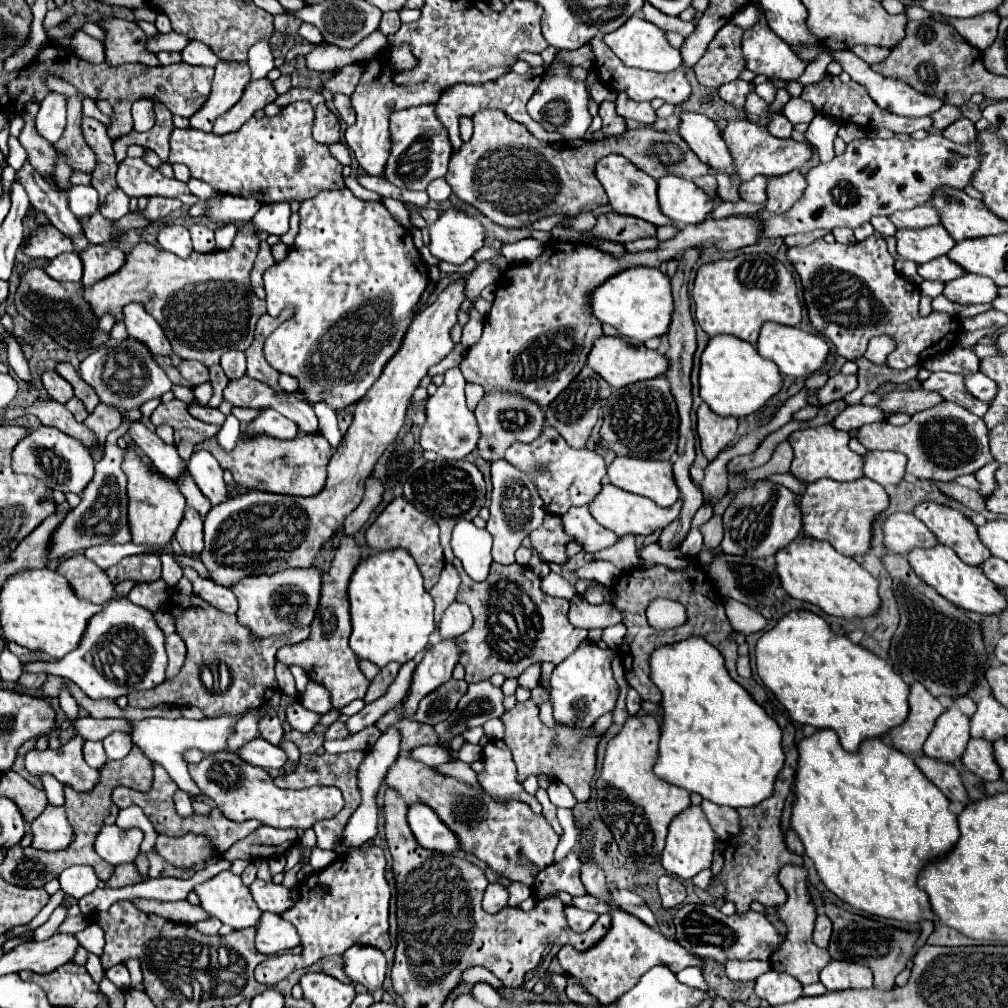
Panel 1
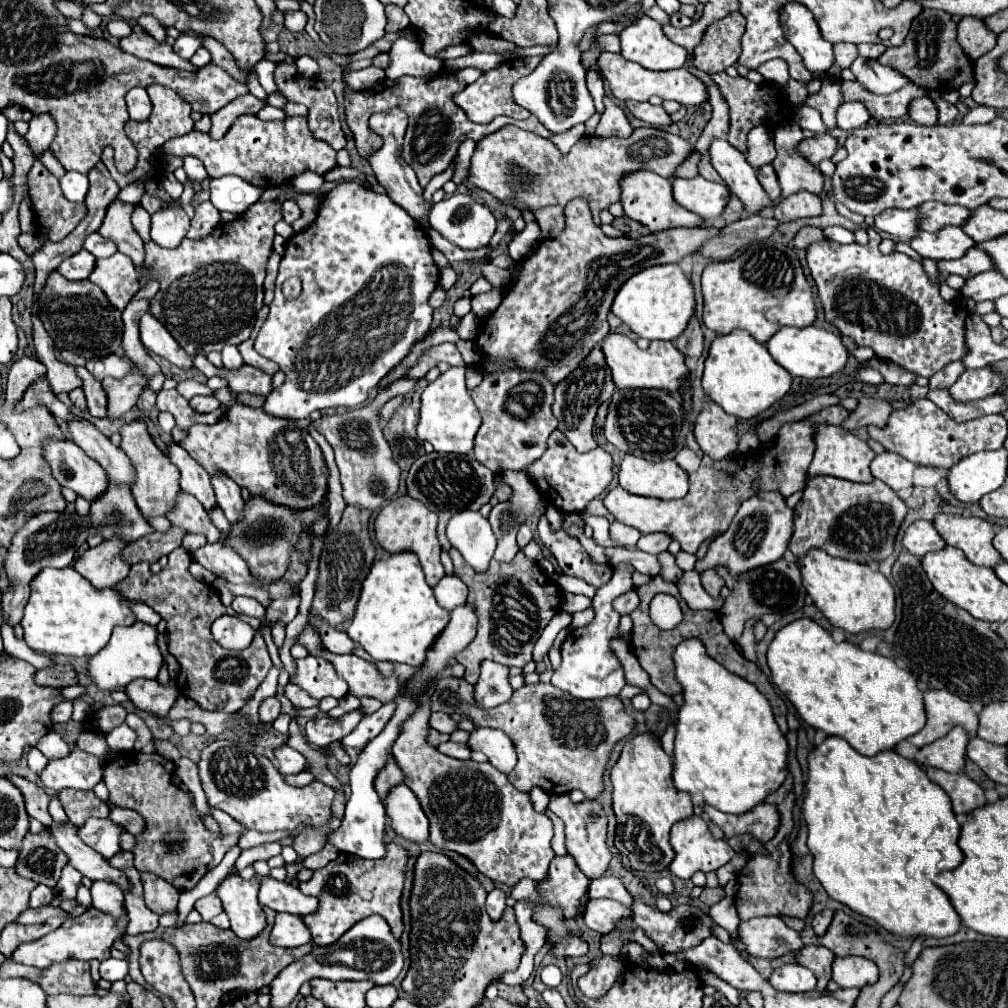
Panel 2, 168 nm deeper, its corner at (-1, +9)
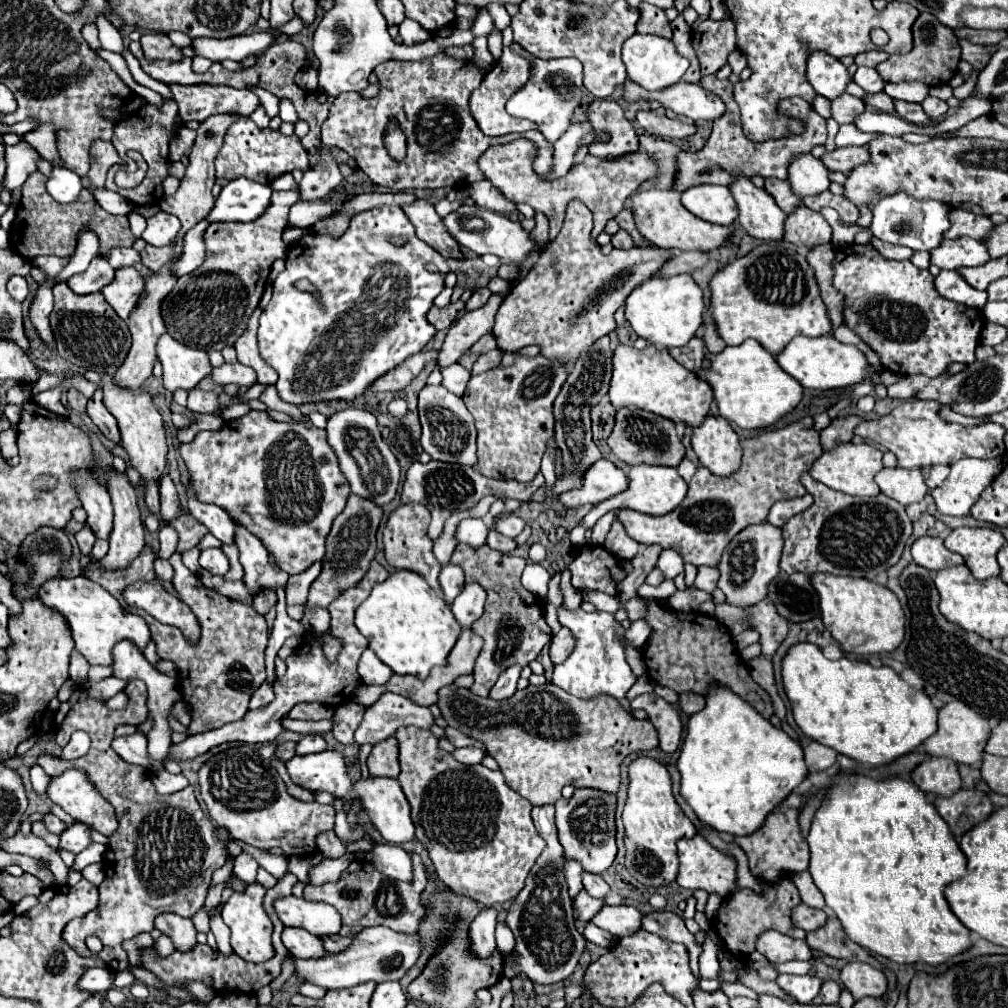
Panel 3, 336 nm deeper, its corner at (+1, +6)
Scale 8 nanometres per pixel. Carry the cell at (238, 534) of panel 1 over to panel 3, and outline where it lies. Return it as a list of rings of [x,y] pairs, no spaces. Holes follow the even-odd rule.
[[[264,590],[260,594],[254,596],[254,602],[252,602],[252,608],[260,614],[260,616],[266,616],[268,610],[276,604],[276,592],[272,590]]]

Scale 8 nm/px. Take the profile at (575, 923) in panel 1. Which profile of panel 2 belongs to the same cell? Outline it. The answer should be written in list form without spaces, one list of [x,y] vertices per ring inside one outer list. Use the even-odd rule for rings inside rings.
[[[590,899],[584,907],[582,919],[590,929],[604,935],[604,933],[608,933],[608,927],[612,927],[612,923],[616,923],[616,919],[622,919],[622,915],[632,915],[632,913],[628,907],[624,907],[612,899]]]

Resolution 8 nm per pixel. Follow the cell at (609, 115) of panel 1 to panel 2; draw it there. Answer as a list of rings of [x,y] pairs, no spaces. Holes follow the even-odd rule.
[[[604,97],[604,113],[600,117],[600,123],[596,127],[596,135],[598,137],[628,137],[632,133],[632,125],[628,123],[622,107],[616,105],[616,101],[612,97]]]

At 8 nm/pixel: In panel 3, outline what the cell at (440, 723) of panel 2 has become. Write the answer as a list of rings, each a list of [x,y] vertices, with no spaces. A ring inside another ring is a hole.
[[[386,692],[374,704],[366,706],[362,724],[356,730],[356,744],[378,744],[396,734],[400,726],[430,728],[434,724],[432,712],[412,700]]]

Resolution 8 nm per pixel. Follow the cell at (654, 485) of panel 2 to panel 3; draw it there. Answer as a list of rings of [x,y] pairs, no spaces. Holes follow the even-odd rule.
[[[638,464],[638,466],[632,466],[630,474],[630,488],[602,504],[598,504],[596,508],[592,508],[586,516],[584,516],[584,526],[576,526],[572,532],[570,532],[570,542],[572,546],[586,546],[585,532],[586,526],[592,528],[596,524],[596,520],[604,514],[604,512],[610,512],[610,510],[622,510],[622,508],[630,508],[630,510],[636,510],[636,512],[642,512],[642,514],[648,514],[648,516],[664,516],[668,512],[672,512],[686,496],[686,482],[678,476],[676,468],[666,468],[666,466],[646,466],[646,464]]]

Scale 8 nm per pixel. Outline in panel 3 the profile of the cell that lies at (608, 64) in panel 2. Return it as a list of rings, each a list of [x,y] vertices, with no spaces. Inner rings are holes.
[[[630,80],[624,82],[624,92],[626,100],[634,102],[638,98],[648,98],[648,100],[658,100],[664,108],[670,108],[674,114],[688,116],[690,120],[716,120],[726,112],[726,106],[722,98],[712,94],[710,90],[702,88],[700,84],[688,84],[688,82],[678,82],[670,86],[670,90],[660,90],[658,94],[646,94],[646,90],[638,90]]]

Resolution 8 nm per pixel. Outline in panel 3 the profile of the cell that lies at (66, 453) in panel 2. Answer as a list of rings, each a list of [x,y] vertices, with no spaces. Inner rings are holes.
[[[74,470],[74,484],[80,492],[82,506],[88,512],[86,524],[90,526],[96,538],[108,540],[112,532],[112,516],[114,516],[108,490],[102,484],[94,482],[90,474],[86,474],[86,470]]]

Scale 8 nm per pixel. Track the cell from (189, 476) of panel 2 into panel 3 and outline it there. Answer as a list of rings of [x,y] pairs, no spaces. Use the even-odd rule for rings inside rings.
[[[188,494],[188,508],[194,514],[194,518],[198,516],[198,522],[202,522],[218,540],[222,540],[224,544],[234,544],[236,524],[226,512],[222,512],[222,508],[202,504],[194,498],[194,494]]]

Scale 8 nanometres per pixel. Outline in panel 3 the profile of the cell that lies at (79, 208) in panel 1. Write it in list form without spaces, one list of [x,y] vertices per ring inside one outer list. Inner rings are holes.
[[[54,166],[52,168],[52,174],[48,176],[46,190],[48,190],[48,194],[56,202],[70,204],[70,202],[74,202],[74,198],[78,198],[80,190],[82,190],[80,176],[76,172],[72,172],[72,170],[68,170],[68,168]]]

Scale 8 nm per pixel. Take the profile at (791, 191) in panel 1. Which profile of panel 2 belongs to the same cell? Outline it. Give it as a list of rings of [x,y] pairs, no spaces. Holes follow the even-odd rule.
[[[804,189],[786,199],[780,199],[780,203],[774,205],[774,217],[780,223],[794,221],[798,217],[812,217],[812,215],[820,215],[820,213],[822,213],[820,197],[810,191],[804,191]]]

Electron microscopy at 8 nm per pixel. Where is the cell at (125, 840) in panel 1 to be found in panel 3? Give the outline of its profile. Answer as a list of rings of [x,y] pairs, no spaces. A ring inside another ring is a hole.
[[[74,824],[68,826],[62,834],[60,834],[60,844],[58,844],[58,852],[60,850],[68,850],[74,854],[80,854],[88,844],[90,844],[90,828],[86,824]]]

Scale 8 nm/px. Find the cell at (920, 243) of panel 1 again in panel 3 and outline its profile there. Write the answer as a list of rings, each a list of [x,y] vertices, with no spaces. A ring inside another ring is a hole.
[[[972,238],[946,240],[938,250],[932,250],[930,262],[938,268],[958,270],[964,266],[982,266],[990,260],[990,254],[982,242],[974,242]]]

